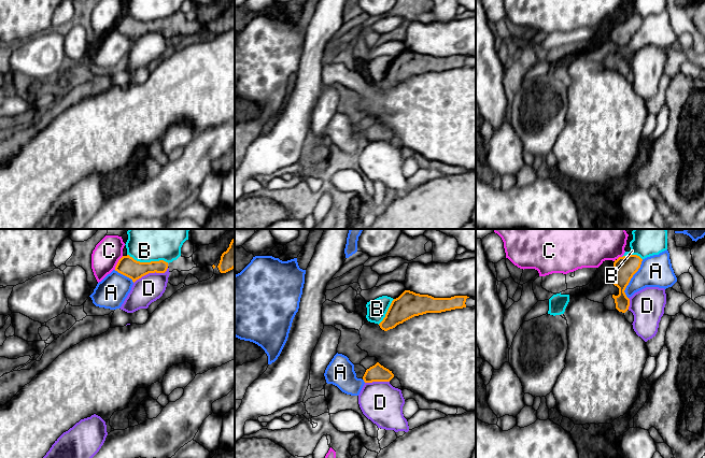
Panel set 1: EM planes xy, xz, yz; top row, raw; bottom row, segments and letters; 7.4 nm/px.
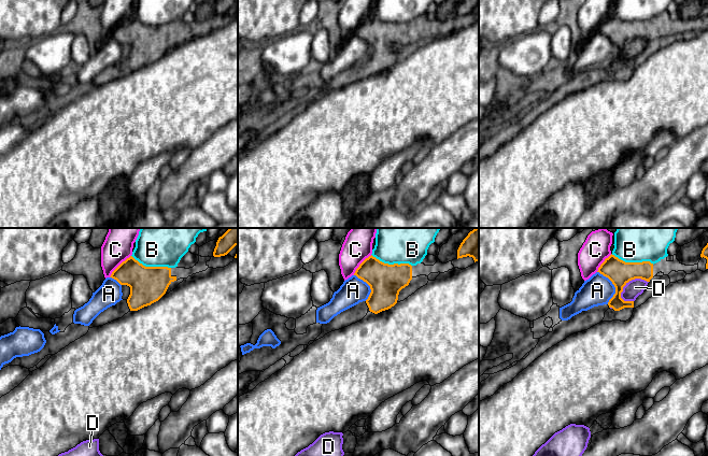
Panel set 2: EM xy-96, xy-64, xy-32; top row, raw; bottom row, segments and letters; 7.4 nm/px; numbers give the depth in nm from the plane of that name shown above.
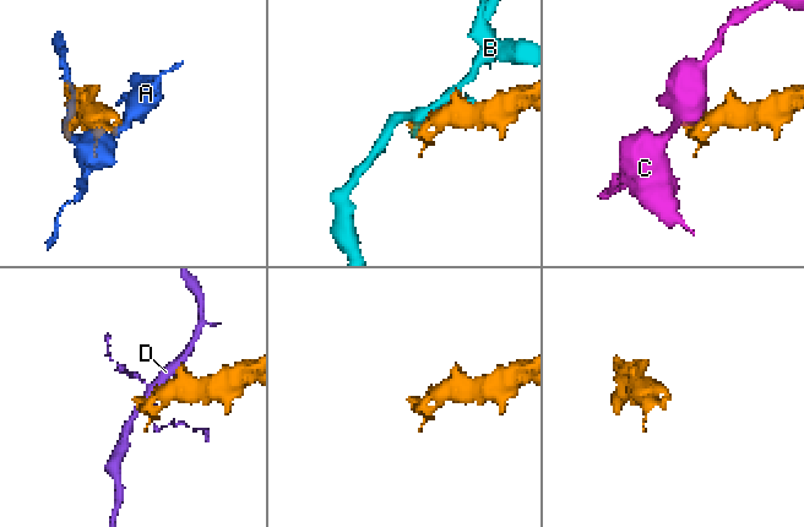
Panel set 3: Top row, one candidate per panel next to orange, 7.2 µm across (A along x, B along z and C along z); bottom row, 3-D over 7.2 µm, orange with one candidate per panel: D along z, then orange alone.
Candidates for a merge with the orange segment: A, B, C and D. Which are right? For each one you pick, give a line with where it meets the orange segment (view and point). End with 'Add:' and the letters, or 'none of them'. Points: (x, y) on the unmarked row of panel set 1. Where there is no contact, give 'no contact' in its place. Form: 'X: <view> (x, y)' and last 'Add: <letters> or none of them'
Add: none of them

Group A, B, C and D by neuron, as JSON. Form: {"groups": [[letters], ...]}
{"groups": [["A"], ["B"], ["C"], ["D"]]}

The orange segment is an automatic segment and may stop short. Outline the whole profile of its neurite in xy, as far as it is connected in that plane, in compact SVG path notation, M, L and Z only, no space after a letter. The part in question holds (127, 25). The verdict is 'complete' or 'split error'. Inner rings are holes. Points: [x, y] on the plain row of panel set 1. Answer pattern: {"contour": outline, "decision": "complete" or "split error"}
{"contour": "M129 14L123 15L115 26L115 30L131 38L133 42L149 32L165 32L167 28L168 22L164 19L140 22Z", "decision": "complete"}

